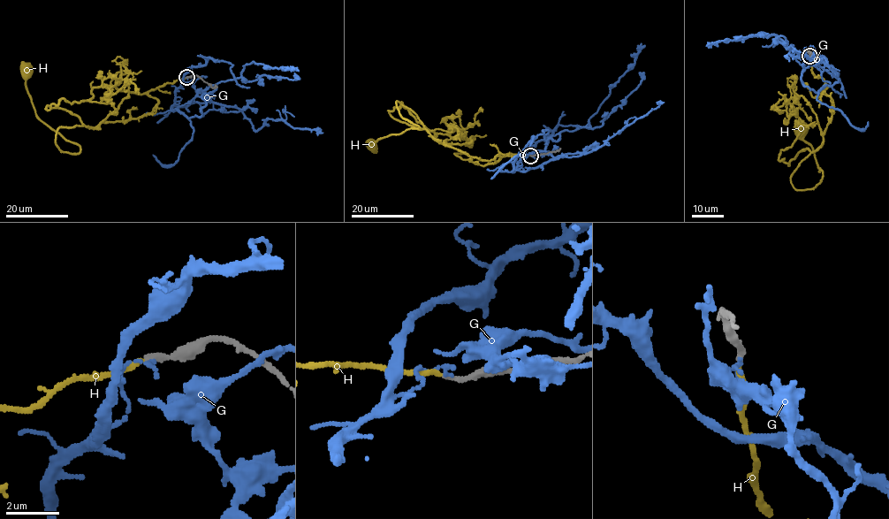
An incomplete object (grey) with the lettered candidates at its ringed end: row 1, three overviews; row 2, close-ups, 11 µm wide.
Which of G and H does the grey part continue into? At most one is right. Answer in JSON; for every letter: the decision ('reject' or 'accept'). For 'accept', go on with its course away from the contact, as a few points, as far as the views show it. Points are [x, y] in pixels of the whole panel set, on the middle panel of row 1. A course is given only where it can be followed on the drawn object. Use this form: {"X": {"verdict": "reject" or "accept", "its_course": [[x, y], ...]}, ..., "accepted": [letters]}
{"G": {"verdict": "reject"}, "H": {"verdict": "accept", "its_course": [[529, 155], [490, 164], [500, 157], [468, 156], [438, 141], [398, 101], [399, 115], [420, 129], [373, 145]]}, "accepted": ["H"]}

